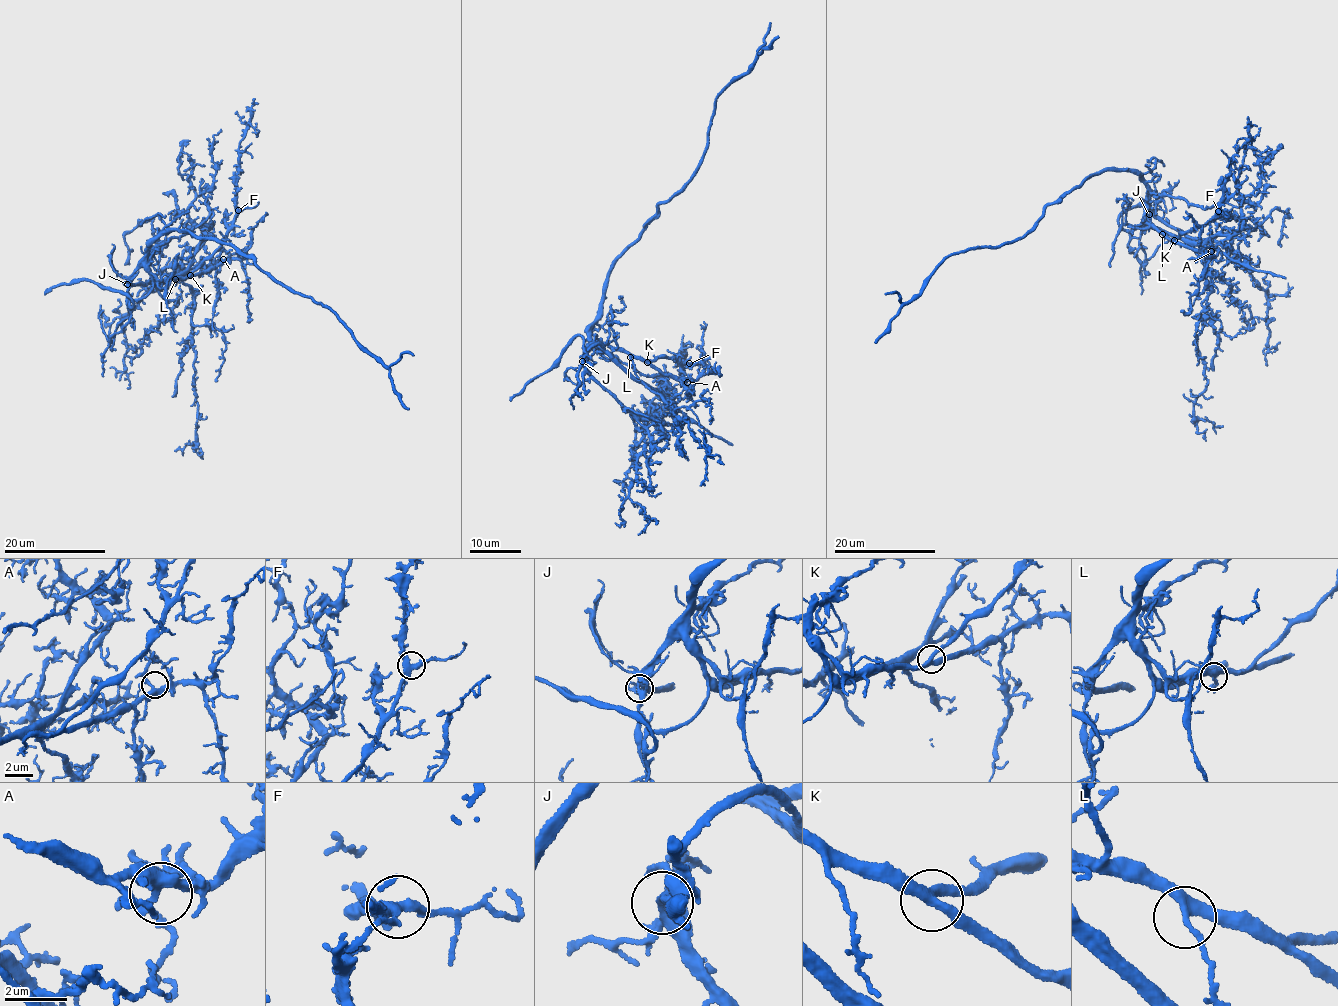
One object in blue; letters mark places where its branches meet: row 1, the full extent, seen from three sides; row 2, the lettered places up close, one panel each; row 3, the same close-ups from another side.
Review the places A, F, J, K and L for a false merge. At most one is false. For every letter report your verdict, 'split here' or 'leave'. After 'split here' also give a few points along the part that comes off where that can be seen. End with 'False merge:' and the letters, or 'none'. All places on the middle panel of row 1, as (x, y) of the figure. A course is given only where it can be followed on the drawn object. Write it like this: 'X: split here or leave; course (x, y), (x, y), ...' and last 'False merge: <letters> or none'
A: leave
F: leave
J: leave
K: leave
L: leave
False merge: none

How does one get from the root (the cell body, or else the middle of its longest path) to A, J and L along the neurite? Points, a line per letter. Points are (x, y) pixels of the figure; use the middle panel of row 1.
A: (603, 299), (590, 332), (593, 345), (605, 344), (623, 348), (642, 357), (665, 374), (671, 373), (687, 382)
J: (603, 299), (590, 332), (593, 345), (582, 362)
L: (603, 299), (590, 332), (590, 342), (593, 345), (621, 347), (630, 357)

